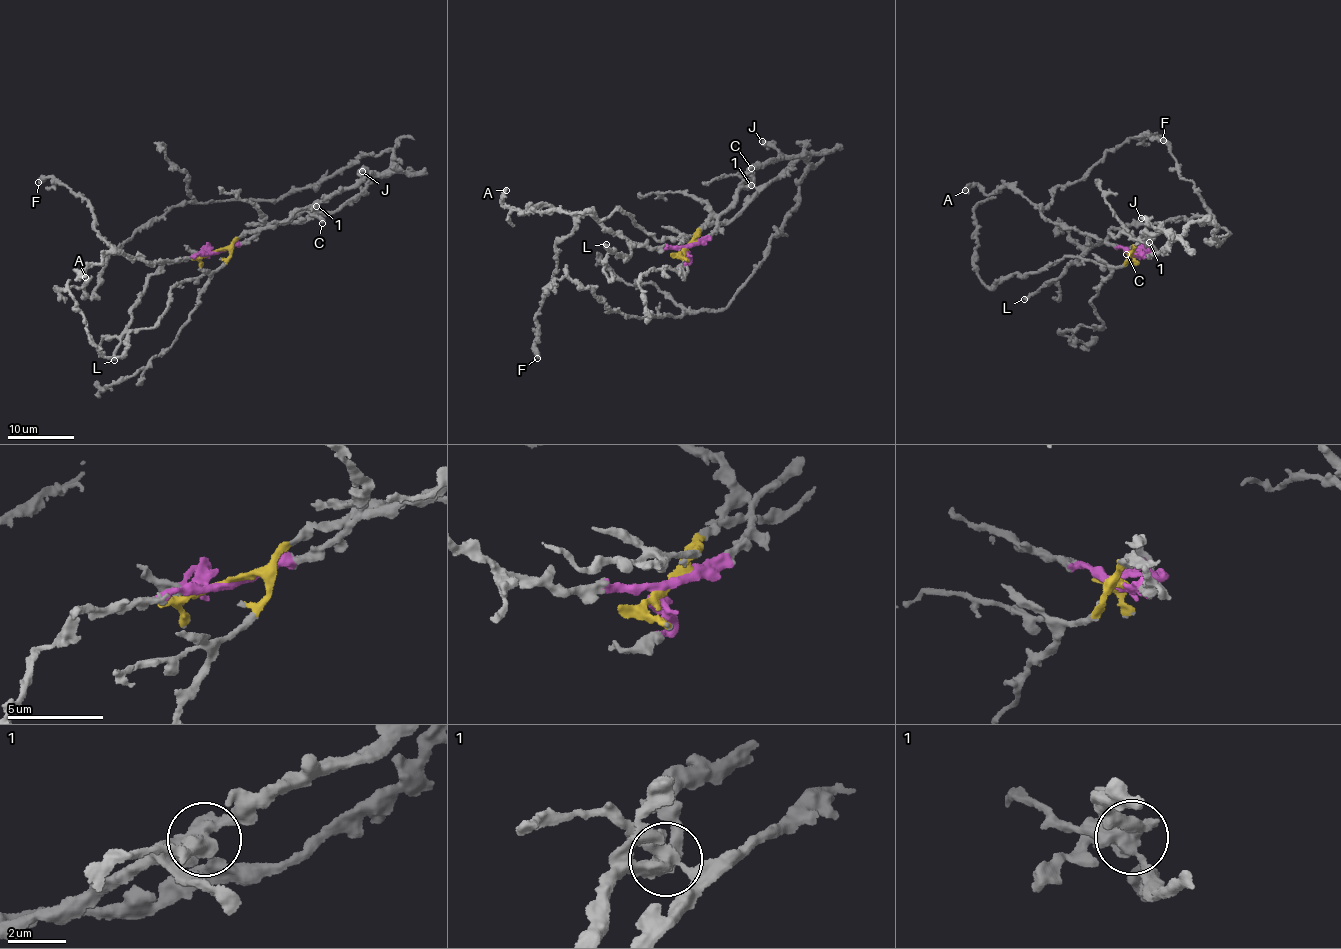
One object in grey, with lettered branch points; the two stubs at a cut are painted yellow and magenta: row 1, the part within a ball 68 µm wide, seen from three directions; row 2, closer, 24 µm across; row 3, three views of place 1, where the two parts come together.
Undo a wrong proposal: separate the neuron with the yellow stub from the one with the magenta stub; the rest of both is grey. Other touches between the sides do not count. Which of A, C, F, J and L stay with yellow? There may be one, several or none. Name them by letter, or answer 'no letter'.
no letter

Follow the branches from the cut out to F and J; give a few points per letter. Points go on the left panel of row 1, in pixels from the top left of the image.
F: (215, 252), (152, 266), (147, 261), (123, 255), (96, 231), (87, 201), (47, 175), (38, 182)
J: (215, 252), (244, 244), (265, 229), (314, 207), (368, 175), (362, 171)

